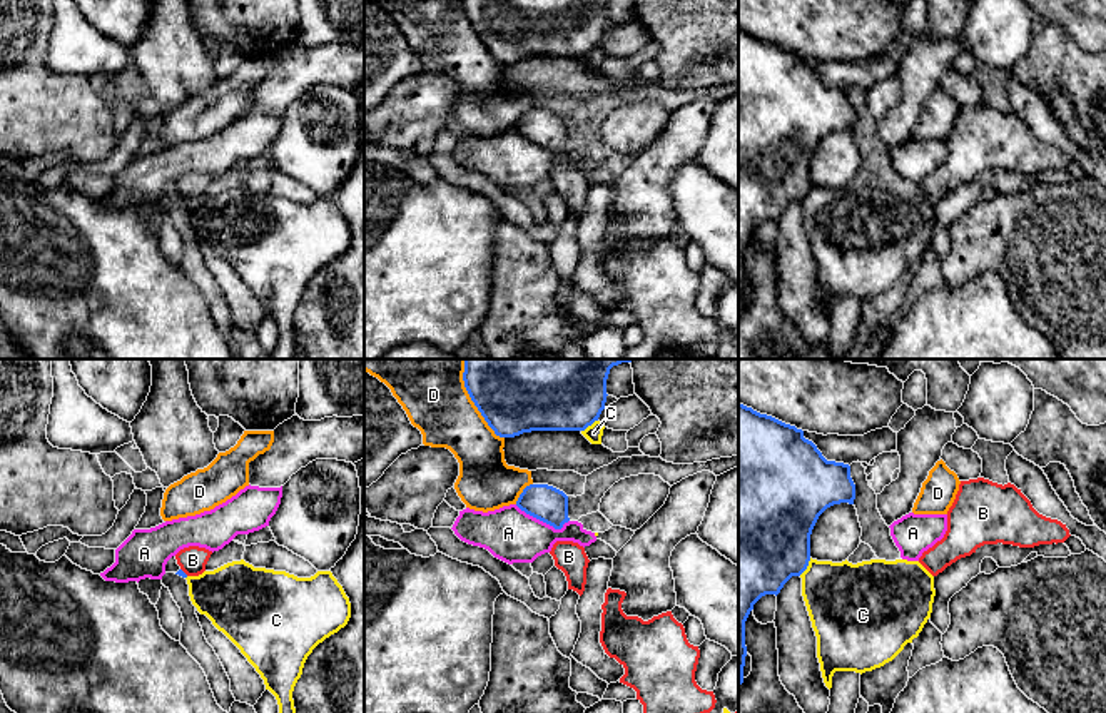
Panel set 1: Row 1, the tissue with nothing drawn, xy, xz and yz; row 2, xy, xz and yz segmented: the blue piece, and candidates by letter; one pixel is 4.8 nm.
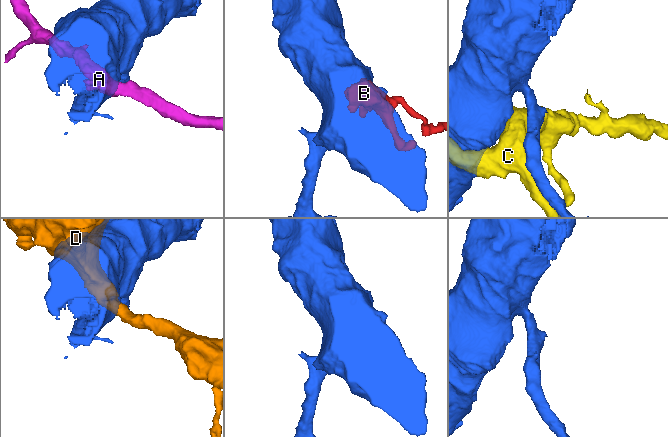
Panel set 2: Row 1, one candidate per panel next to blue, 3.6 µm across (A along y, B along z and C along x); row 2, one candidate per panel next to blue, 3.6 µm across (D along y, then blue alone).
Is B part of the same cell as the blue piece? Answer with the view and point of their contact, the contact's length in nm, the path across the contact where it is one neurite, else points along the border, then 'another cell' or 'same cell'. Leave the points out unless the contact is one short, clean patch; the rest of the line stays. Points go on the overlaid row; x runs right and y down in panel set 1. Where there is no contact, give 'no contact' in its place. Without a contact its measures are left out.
contact xy (182, 571); length 50 nm; way xy (181, 573), (182, 571), (192, 560); same cell

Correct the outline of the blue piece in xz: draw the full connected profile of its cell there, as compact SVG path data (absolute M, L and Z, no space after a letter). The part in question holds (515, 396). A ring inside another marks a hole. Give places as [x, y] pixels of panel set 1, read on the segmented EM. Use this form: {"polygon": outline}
{"polygon": "M464 359L464 387L500 437L585 431L606 402L610 369L633 359Z"}

